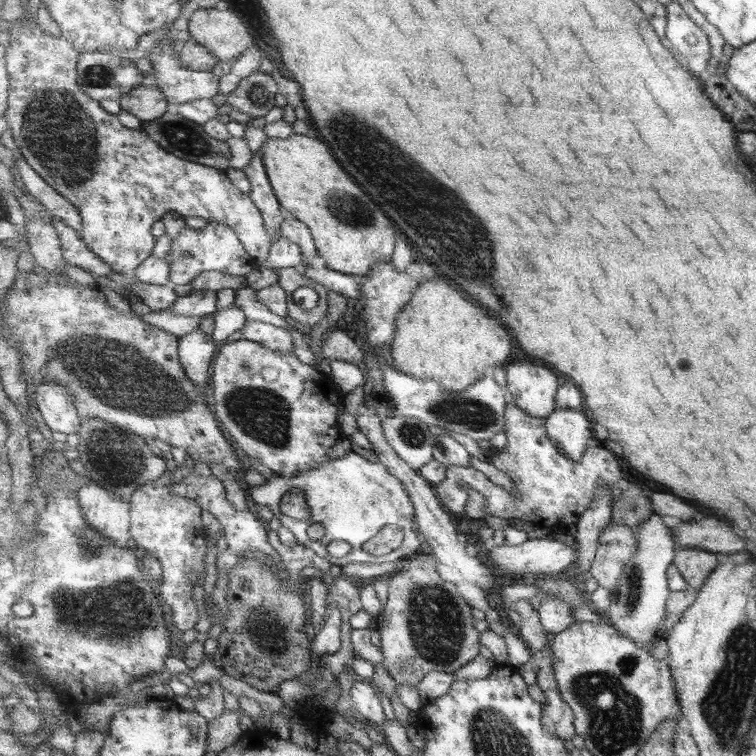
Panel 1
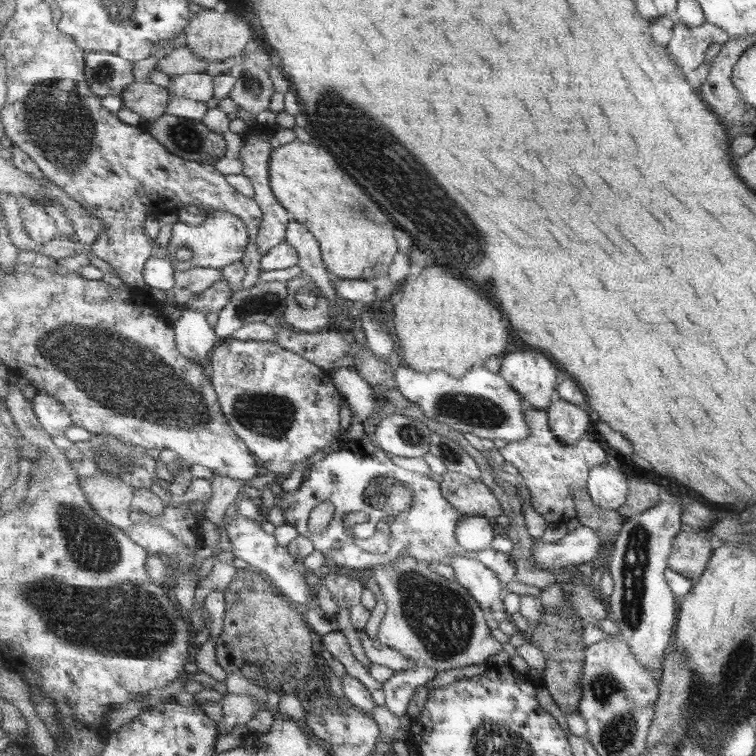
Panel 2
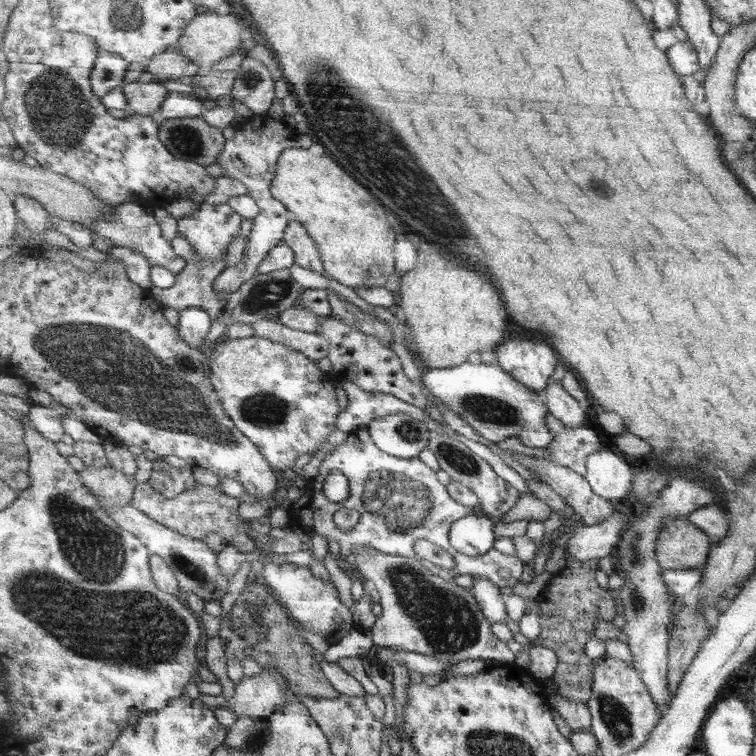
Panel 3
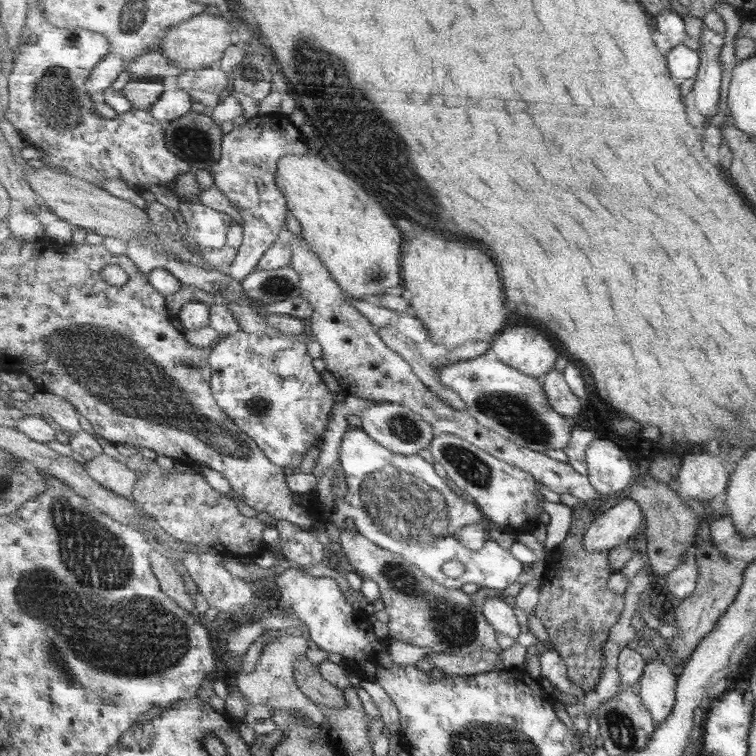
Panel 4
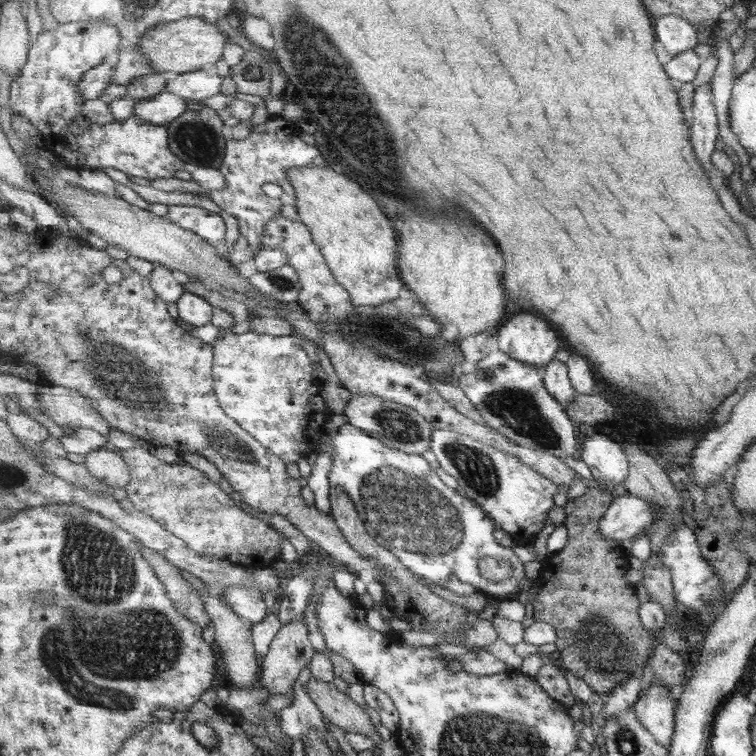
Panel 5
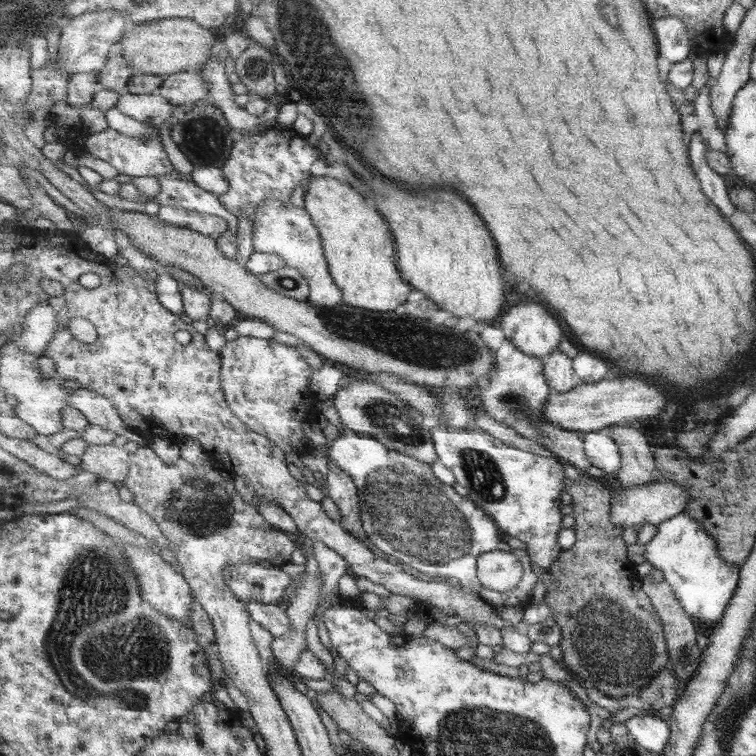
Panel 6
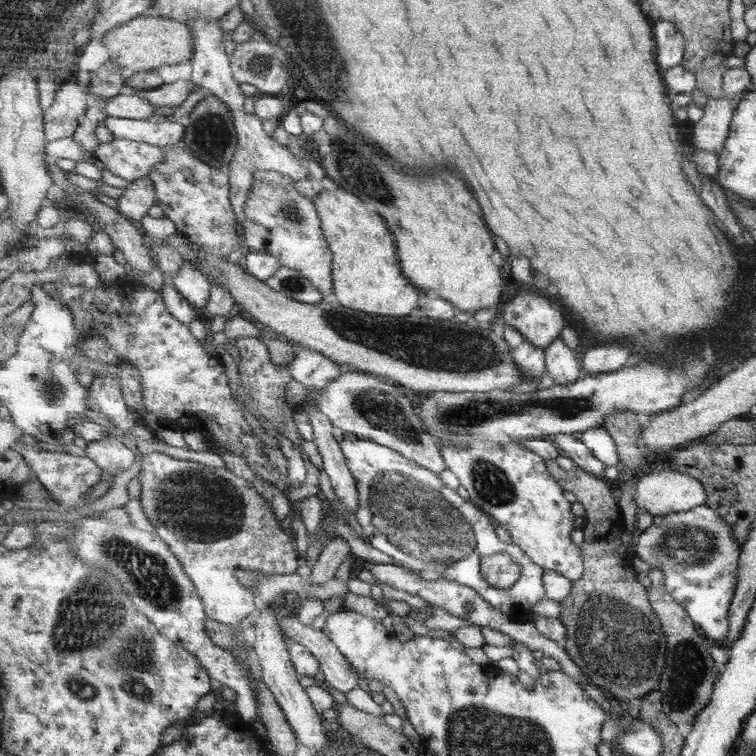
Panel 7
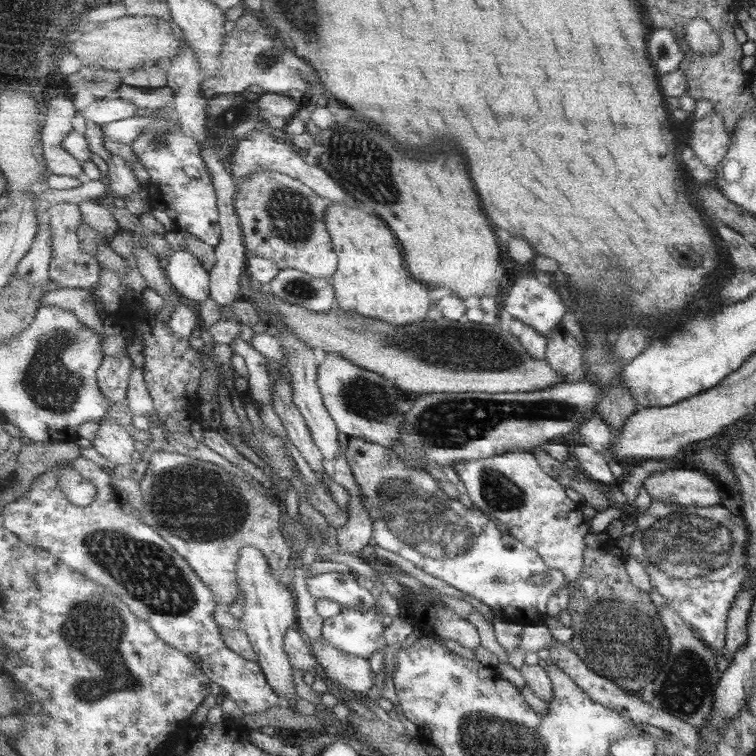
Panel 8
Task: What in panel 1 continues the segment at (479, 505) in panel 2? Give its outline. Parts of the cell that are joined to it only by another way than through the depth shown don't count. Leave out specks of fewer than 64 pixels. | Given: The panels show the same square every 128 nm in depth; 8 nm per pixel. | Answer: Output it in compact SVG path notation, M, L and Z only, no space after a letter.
M512 400L507 406L506 419L507 444L500 449L499 458L489 455L489 462L511 477L515 492L489 482L489 477L475 472L473 466L465 468L455 464L448 465L446 478L435 489L443 506L454 515L467 513L470 500L468 491L477 490L488 503L483 508L483 515L500 519L521 519L556 531L565 529L569 524L577 526L581 516L594 503L598 488L601 488L603 483L613 486L621 478L619 460L608 443L591 444L583 459L578 462L565 456L562 449L550 439L546 419L529 415Z

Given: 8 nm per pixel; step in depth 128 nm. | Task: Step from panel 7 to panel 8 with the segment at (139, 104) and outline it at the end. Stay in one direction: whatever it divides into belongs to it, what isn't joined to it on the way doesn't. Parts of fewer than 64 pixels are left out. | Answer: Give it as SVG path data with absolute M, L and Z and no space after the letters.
M123 98L97 99L88 107L79 110L79 115L99 125L128 119L137 114L137 104Z

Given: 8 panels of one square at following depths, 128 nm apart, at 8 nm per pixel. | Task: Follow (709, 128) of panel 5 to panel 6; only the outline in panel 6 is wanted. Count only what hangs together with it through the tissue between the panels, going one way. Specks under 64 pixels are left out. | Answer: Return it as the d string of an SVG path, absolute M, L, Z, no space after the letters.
M698 131L693 134L693 140L691 140L691 160L693 160L693 168L695 168L695 174L701 182L701 188L703 192L707 194L707 198L721 210L723 216L729 218L729 214L735 214L736 204L731 200L729 190L731 186L730 179L719 174L709 166L707 162L707 152L710 148L705 144L703 136Z

